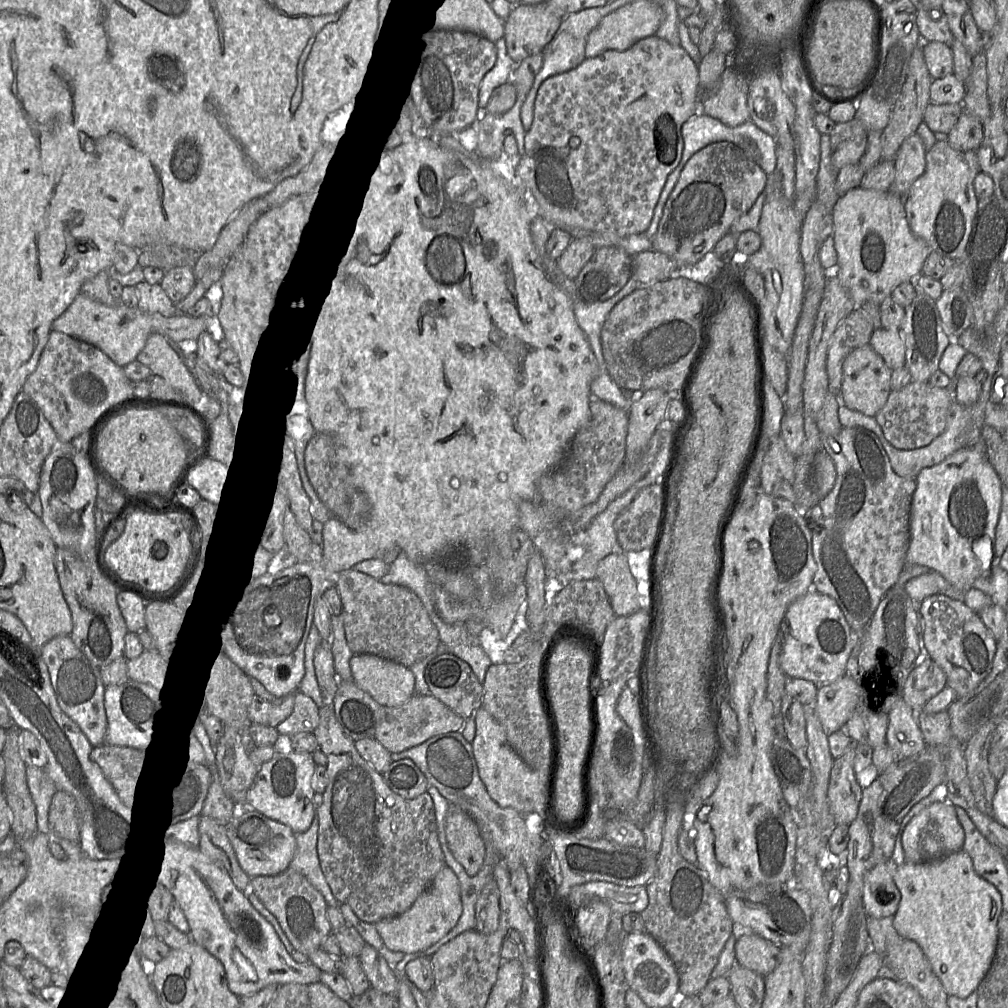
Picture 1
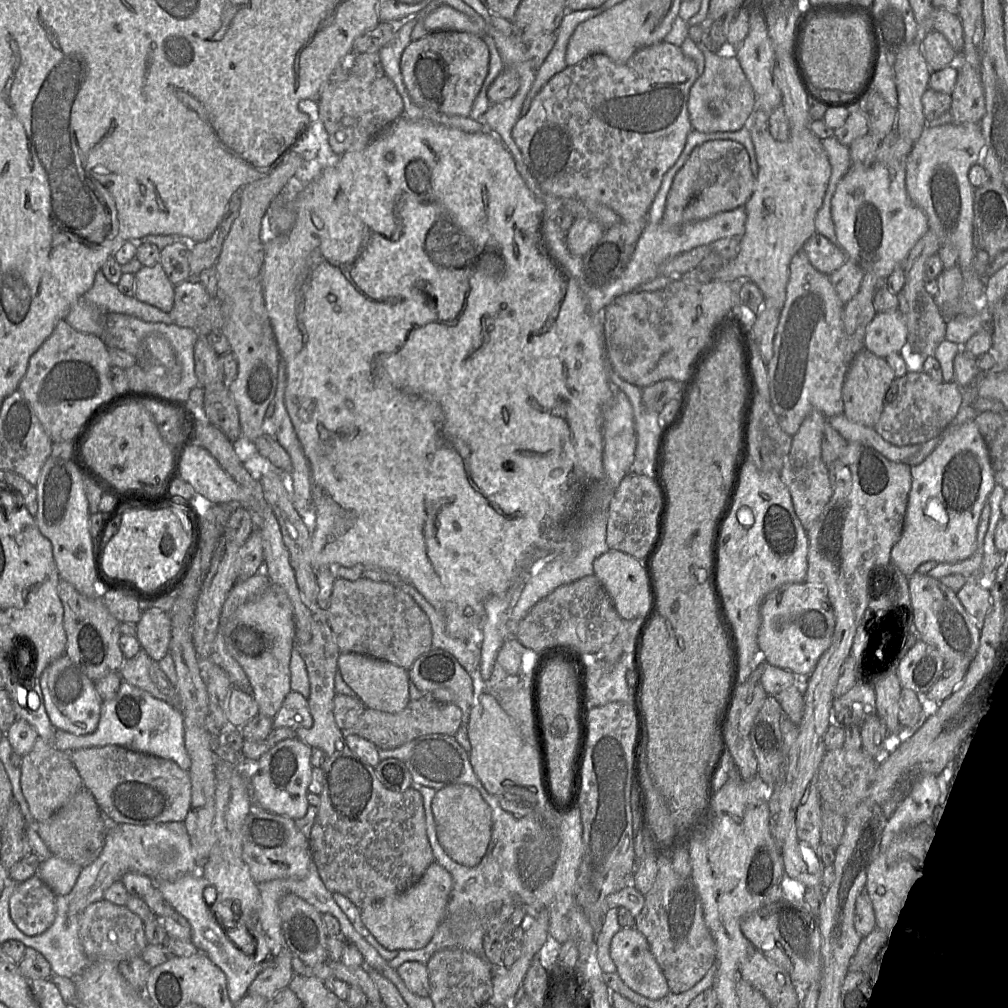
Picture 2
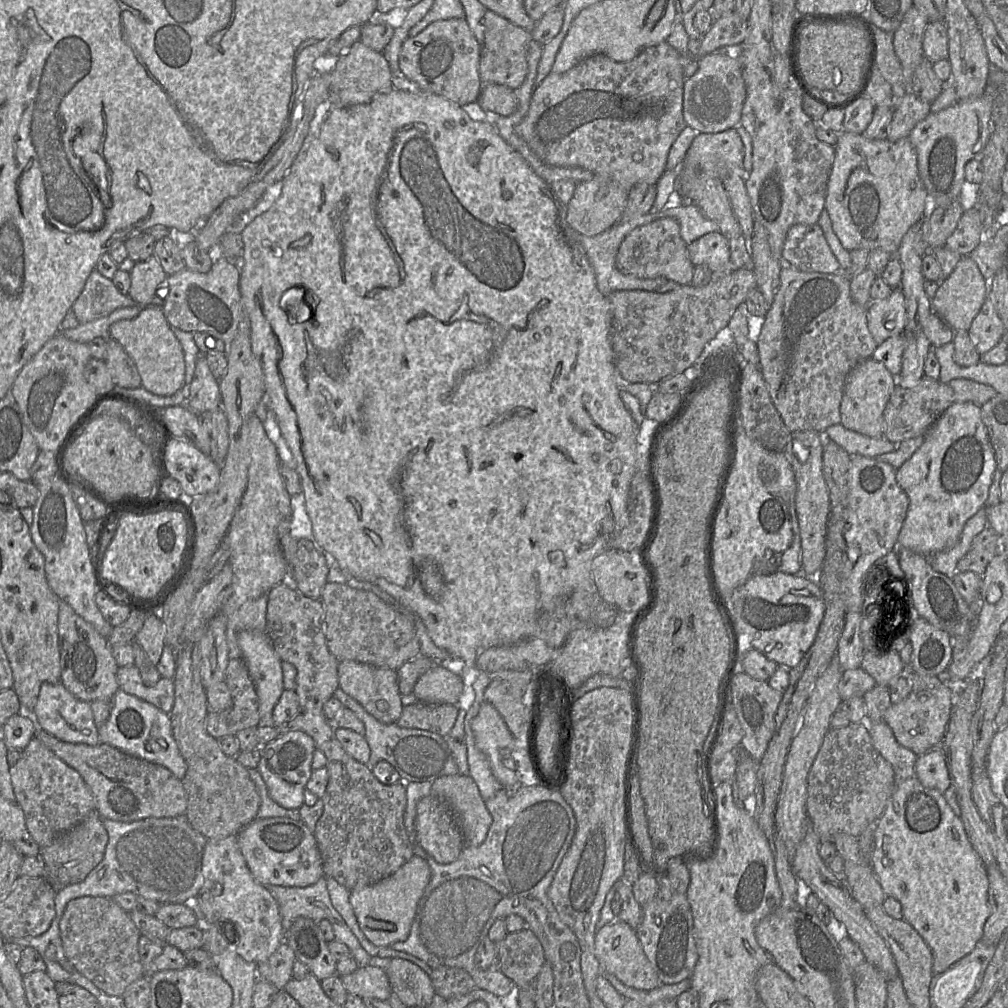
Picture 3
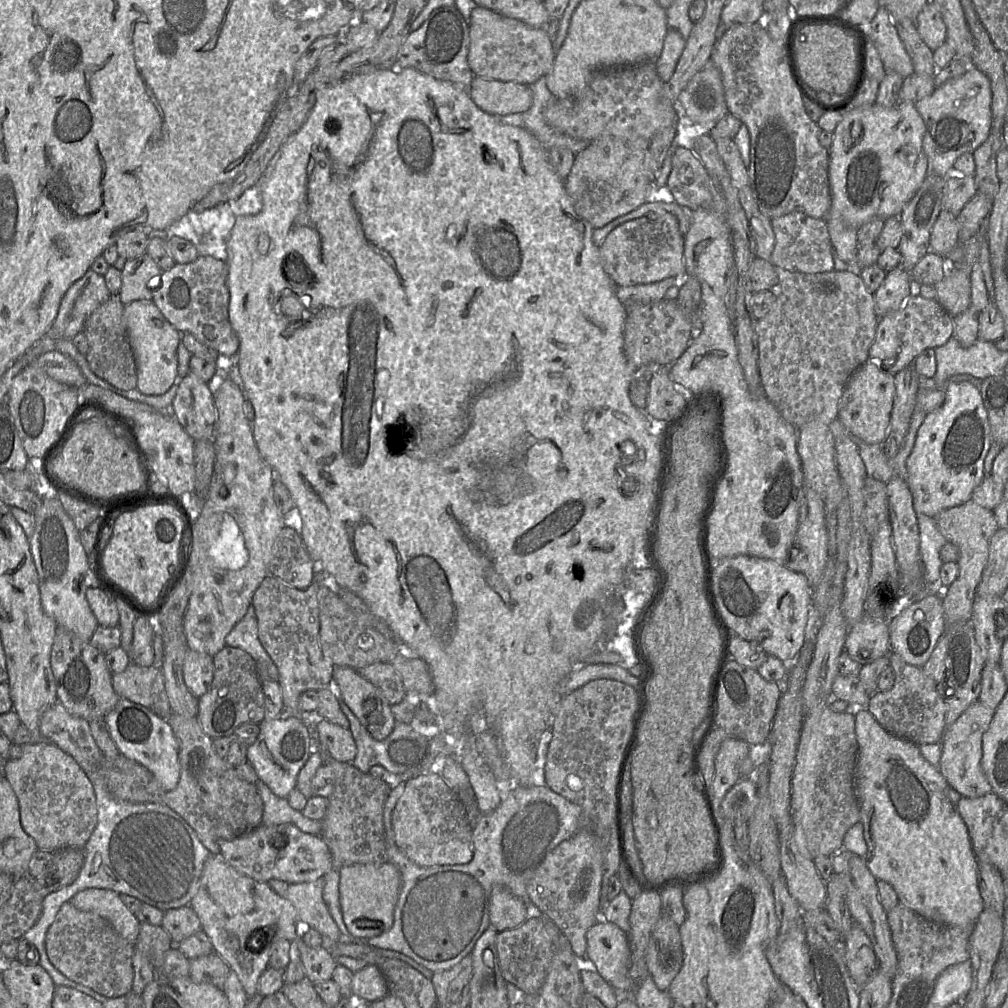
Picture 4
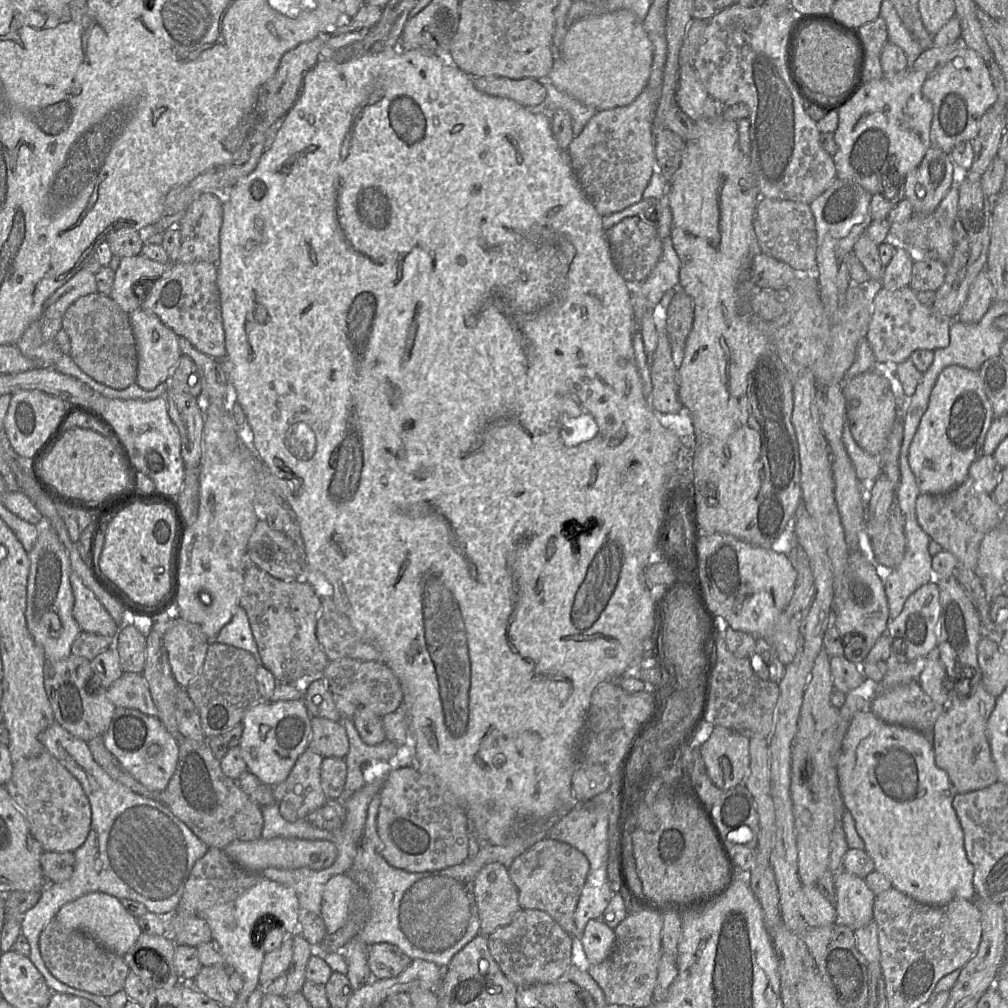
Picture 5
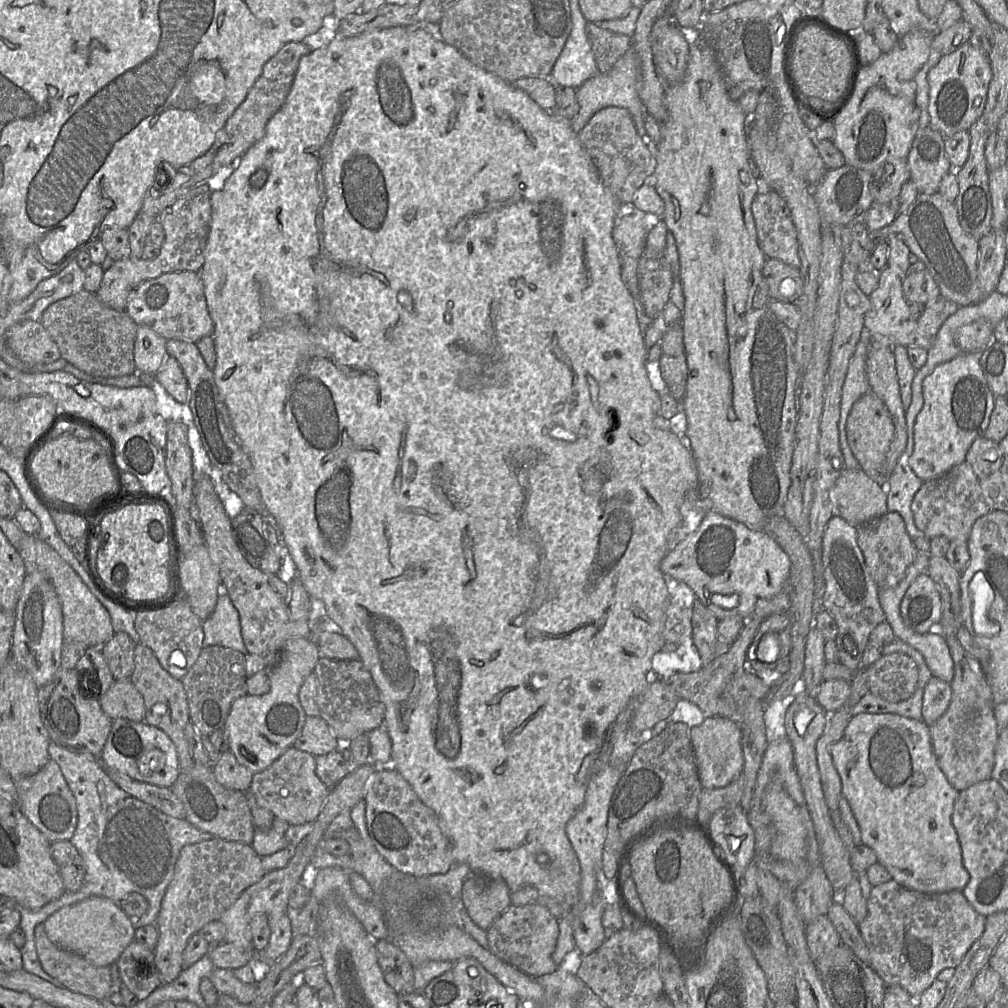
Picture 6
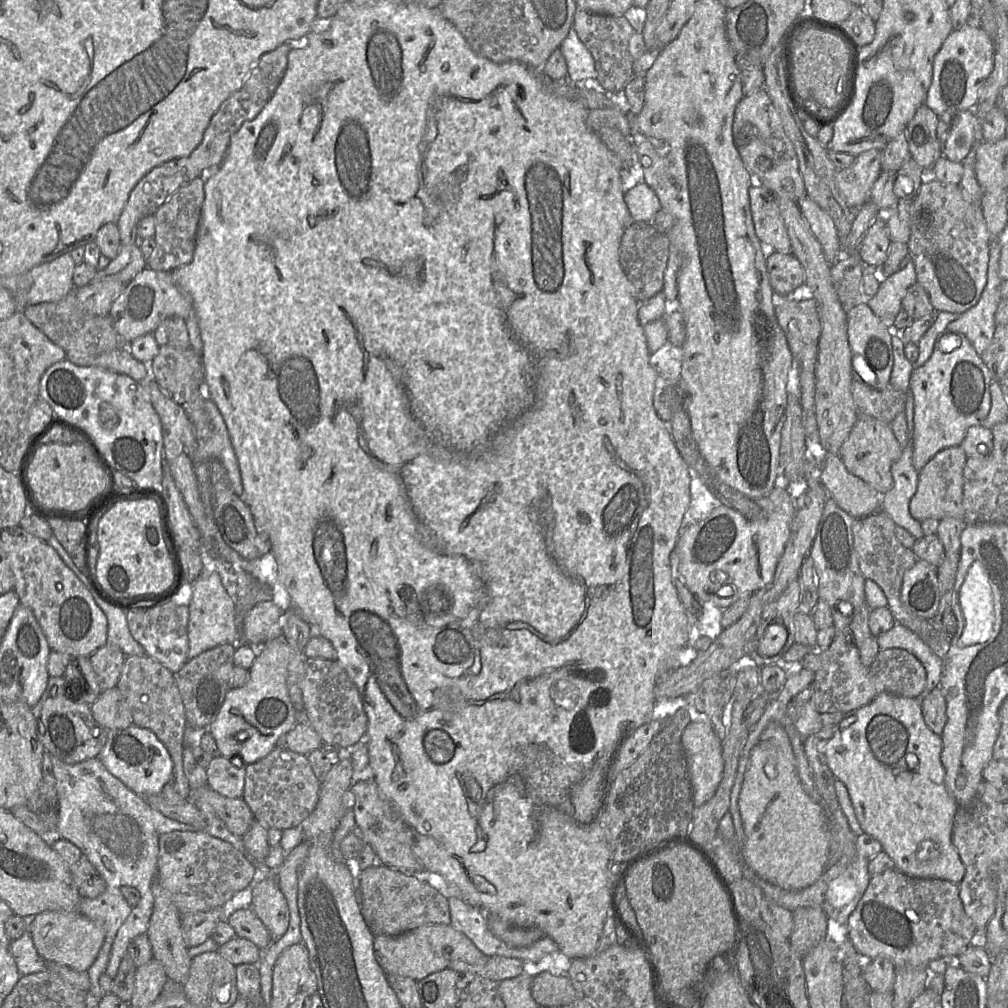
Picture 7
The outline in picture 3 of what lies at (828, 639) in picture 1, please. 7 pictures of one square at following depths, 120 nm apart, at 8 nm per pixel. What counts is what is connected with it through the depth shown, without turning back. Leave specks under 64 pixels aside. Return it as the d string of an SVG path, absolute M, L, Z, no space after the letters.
M782 572L755 576L735 589L731 598L725 600L738 630L744 637L744 646L755 648L769 660L787 669L796 667L813 645L826 610L822 590L816 583L803 575Z

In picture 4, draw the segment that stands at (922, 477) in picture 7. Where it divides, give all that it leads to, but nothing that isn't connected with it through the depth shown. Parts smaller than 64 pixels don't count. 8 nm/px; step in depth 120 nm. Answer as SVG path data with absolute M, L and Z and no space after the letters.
M972 499L945 509L938 513L934 520L946 540L959 549L957 565L959 573L956 580L944 590L943 611L946 623L965 622L972 618L972 603L982 571L987 563L990 540L998 529L993 511L986 509Z

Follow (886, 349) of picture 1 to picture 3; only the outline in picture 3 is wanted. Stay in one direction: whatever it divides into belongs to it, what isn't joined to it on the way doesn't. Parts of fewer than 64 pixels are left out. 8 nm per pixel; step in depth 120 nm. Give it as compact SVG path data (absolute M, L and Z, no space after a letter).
M901 287L893 288L886 299L872 299L868 307L868 328L877 345L903 334L907 324L905 295Z

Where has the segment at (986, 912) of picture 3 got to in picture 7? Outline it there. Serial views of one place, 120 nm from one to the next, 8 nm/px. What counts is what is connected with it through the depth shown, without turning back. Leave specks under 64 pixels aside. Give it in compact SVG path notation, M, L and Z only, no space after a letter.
M881 693L877 694L869 704L847 714L837 726L833 737L825 743L824 749L828 765L834 777L840 780L848 791L862 831L881 844L882 851L892 859L896 870L914 878L941 879L959 885L965 876L965 868L952 843L954 815L958 809L958 805L945 785L945 769L941 762L941 752L943 749L942 736L932 732L925 724L922 714L922 704L916 698L905 698Z

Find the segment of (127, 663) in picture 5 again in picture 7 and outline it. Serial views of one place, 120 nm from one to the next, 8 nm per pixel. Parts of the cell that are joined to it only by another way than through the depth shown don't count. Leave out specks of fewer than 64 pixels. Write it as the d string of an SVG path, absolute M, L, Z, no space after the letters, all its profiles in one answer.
M104 645L89 656L101 693L116 687L126 656L116 645Z

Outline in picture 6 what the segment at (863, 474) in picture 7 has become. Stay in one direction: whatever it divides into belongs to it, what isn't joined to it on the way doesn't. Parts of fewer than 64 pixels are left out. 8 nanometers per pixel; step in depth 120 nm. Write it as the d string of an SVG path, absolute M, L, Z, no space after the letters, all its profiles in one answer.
M871 391L861 396L852 406L846 430L848 444L860 469L868 475L876 477L881 472L895 432L892 417L884 402Z

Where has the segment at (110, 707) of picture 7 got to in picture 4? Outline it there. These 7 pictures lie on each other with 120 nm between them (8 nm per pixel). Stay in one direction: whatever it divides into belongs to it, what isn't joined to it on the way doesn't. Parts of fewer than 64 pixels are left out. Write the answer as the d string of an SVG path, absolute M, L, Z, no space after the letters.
M130 663L124 671L112 674L112 686L119 697L146 707L163 719L171 716L160 667Z

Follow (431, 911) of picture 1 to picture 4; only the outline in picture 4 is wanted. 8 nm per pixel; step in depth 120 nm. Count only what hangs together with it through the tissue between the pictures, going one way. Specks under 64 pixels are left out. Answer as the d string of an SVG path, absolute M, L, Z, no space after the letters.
M392 863L352 864L338 870L339 900L348 932L357 940L367 940L388 931L401 888L401 874Z

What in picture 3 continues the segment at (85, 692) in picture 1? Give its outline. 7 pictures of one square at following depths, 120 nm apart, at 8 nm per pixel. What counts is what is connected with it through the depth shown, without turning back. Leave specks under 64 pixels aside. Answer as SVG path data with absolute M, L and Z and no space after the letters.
M44 682L42 684L32 711L32 717L38 729L46 731L63 742L89 746L100 743L99 731L93 719L91 703L76 698L60 682L56 684Z

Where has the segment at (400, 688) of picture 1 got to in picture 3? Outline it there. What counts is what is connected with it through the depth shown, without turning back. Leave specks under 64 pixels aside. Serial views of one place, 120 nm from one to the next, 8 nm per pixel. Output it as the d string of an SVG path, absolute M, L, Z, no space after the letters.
M351 660L338 663L338 681L347 695L358 701L364 709L384 724L396 723L403 710L397 670L378 668Z

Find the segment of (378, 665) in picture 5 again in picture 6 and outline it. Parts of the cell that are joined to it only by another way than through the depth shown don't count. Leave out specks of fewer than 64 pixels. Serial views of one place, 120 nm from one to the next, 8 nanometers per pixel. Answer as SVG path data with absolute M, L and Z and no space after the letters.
M321 657L313 673L317 679L316 704L319 716L342 743L360 734L383 727L385 705L371 674L366 670L362 661L332 660Z

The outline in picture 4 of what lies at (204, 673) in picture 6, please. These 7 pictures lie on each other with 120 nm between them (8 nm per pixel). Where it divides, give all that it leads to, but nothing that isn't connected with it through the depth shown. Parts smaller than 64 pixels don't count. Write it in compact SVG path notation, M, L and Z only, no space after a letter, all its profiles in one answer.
M228 645L212 658L213 681L208 691L198 698L198 719L204 733L212 739L232 737L242 724L259 725L267 717L267 711L257 662L246 651Z

